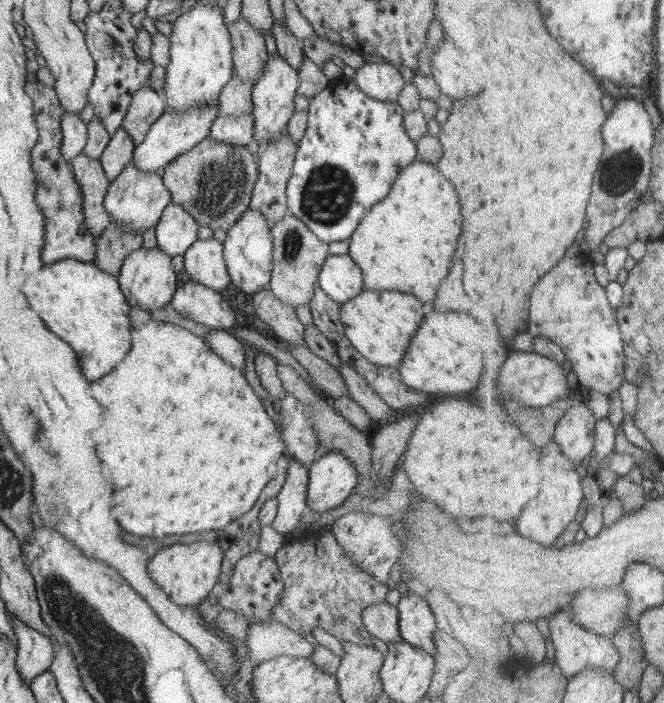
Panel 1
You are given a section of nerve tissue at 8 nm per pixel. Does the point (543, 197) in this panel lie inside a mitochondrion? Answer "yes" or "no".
no

